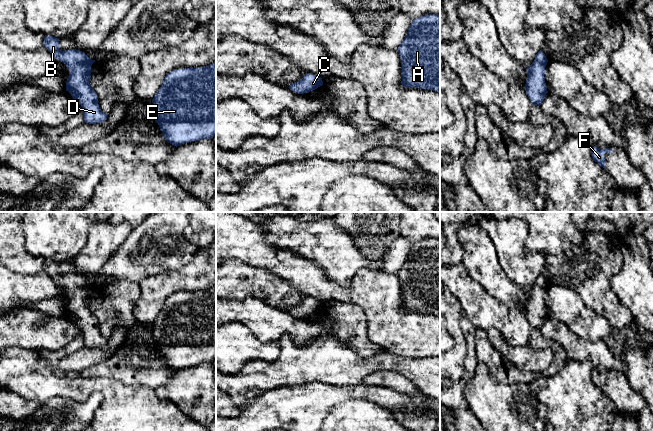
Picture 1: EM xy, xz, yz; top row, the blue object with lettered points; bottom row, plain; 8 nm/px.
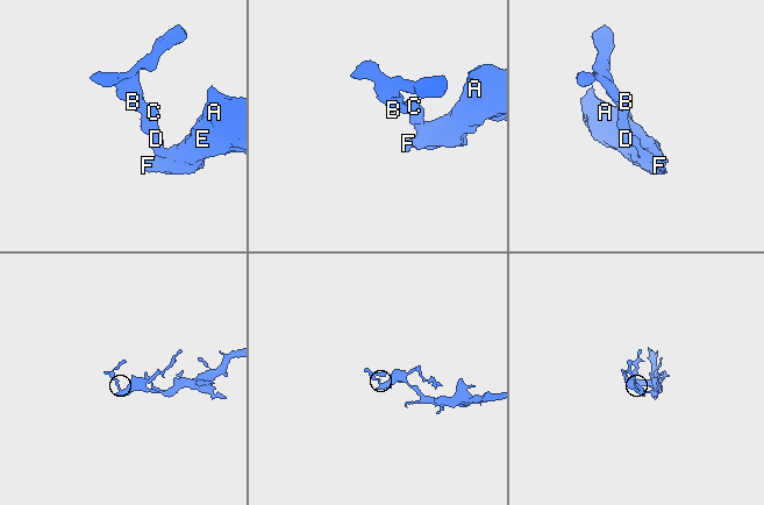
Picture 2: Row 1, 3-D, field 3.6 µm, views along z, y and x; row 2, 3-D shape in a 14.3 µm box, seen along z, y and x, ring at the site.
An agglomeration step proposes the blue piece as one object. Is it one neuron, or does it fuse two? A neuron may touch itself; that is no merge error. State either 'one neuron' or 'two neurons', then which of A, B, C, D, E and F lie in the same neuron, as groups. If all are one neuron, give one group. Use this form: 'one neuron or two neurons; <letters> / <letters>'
one neuron; A B C D E F

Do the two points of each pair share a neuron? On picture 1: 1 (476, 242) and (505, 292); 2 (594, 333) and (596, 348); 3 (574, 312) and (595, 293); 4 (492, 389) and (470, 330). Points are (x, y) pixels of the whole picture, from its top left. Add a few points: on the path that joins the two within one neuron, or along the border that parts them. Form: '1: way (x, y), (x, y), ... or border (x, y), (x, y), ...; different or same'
1: way (480, 254), (481, 262), (493, 280); same
2: border (573, 331), (582, 338), (593, 341), (602, 340); different
3: border (567, 287), (574, 290), (588, 308), (603, 317); different
4: border (479, 362), (475, 368), (475, 373), (466, 382); different

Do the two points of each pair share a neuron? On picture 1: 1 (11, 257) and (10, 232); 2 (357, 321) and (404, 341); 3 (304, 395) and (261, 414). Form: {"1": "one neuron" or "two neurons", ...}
{"1": "one neuron", "2": "two neurons", "3": "one neuron"}

